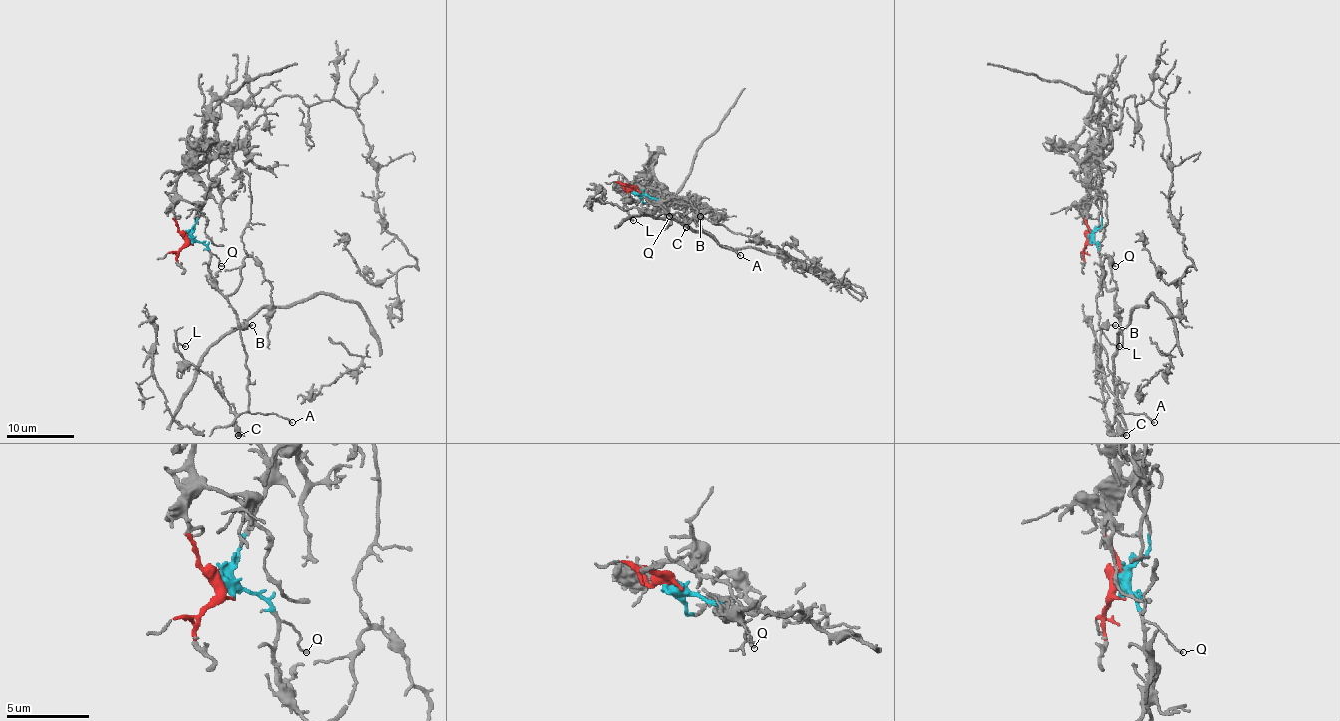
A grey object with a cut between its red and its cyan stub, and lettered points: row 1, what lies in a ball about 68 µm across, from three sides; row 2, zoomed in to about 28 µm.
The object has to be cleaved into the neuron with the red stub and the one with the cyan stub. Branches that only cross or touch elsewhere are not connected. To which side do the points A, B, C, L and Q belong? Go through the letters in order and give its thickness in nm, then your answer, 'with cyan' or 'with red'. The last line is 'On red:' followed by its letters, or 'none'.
A: 160 nm | with cyan
B: 190 nm | with cyan
C: 360 nm | with cyan
L: 150 nm | with cyan
Q: 120 nm | with cyan
On red: none

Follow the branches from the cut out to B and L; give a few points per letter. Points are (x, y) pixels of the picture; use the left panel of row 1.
B: (188, 239), (195, 239), (207, 247), (212, 286), (240, 324), (252, 324)
L: (188, 239), (207, 247), (212, 286), (237, 319), (245, 412), (180, 355), (175, 331), (185, 346)

